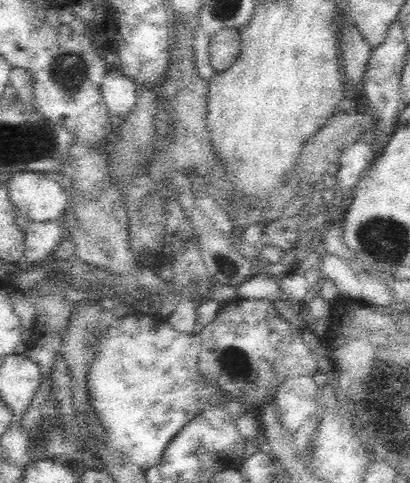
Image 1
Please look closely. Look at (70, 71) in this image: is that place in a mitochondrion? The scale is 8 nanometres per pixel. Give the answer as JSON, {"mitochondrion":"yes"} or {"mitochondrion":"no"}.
{"mitochondrion":"yes"}

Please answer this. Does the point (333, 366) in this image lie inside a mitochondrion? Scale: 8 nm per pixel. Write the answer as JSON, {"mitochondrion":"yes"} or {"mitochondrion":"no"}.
{"mitochondrion":"no"}

